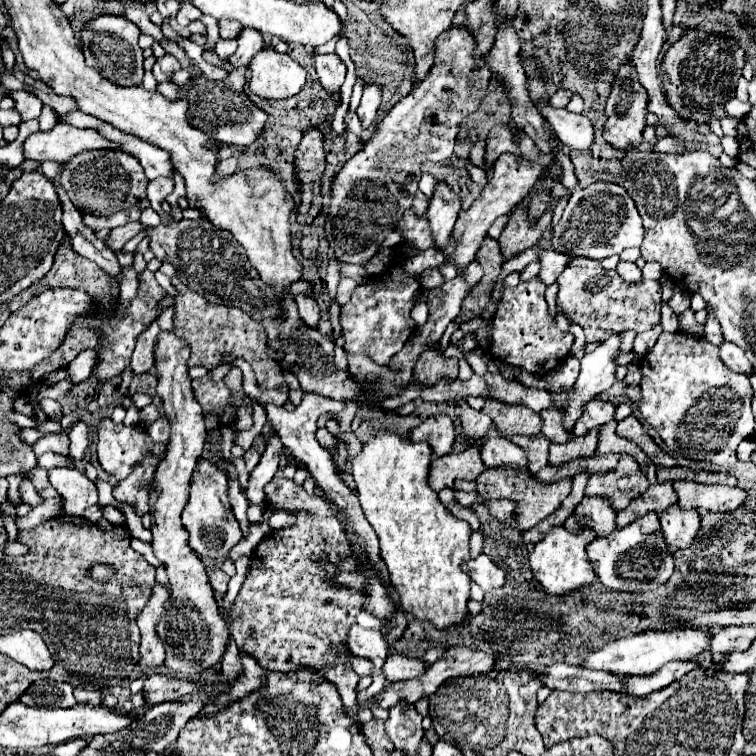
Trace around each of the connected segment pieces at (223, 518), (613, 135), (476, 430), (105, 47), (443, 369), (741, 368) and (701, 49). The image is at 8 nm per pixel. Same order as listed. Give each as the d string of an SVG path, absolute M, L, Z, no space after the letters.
M200 460L192 476L190 500L182 512L182 524L190 534L190 546L198 556L210 558L228 558L230 550L240 542L242 532L240 524L234 518L232 506L228 502L228 480L210 460Z
M626 62L618 68L614 82L612 82L612 92L608 96L608 104L604 110L606 116L606 126L604 126L604 140L612 144L618 150L630 150L642 142L642 130L646 126L646 114L648 114L648 102L650 96L646 88L638 80L636 66L632 62Z
M464 398L458 400L458 404L456 404L456 416L462 422L462 432L468 438L472 438L470 442L482 440L488 434L490 424L492 424L492 418L484 410L470 408L470 404Z
M100 16L82 30L82 52L86 64L118 86L140 86L144 78L144 56L138 46L140 28L124 16Z
M428 344L414 366L414 380L434 384L442 376L450 380L458 378L458 358L446 358L440 346Z
M722 340L718 344L718 350L720 350L720 358L724 360L724 364L728 364L734 372L744 372L744 374L752 372L752 366L748 364L748 358L744 356L744 350L738 348L734 342Z
M686 28L664 54L660 64L662 84L668 104L682 118L696 122L710 122L712 118L724 118L724 104L734 98L738 78L746 62L746 52L734 38L724 34L698 34L698 28Z

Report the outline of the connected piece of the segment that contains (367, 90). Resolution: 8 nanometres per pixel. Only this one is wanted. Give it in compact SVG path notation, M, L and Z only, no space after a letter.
M372 82L372 84L366 84L364 86L364 94L362 94L362 102L356 110L360 122L364 128L368 128L374 118L376 118L376 112L378 112L378 106L380 106L380 100L382 100L382 86Z

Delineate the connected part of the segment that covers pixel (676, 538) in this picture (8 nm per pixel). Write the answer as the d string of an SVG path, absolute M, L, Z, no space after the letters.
M674 504L672 508L660 514L660 524L662 524L666 544L672 550L686 548L690 546L696 532L700 530L700 514L696 508L684 510L680 508L680 504Z

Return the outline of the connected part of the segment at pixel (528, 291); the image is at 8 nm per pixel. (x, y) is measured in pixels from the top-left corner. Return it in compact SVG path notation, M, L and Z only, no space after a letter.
M540 278L520 282L514 288L504 286L502 298L498 302L498 310L494 314L494 320L490 322L492 340L488 346L488 354L494 360L502 360L526 372L546 374L568 356L568 350L574 344L574 336L570 332L562 332L556 326L554 318L548 312L544 292L546 292L546 284Z

